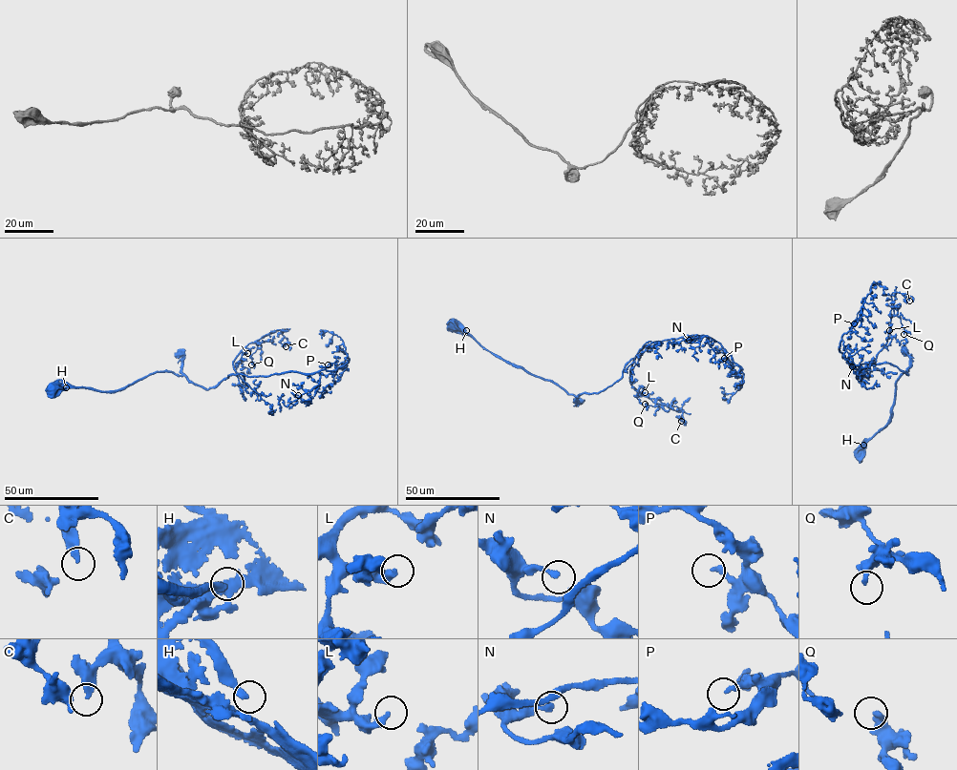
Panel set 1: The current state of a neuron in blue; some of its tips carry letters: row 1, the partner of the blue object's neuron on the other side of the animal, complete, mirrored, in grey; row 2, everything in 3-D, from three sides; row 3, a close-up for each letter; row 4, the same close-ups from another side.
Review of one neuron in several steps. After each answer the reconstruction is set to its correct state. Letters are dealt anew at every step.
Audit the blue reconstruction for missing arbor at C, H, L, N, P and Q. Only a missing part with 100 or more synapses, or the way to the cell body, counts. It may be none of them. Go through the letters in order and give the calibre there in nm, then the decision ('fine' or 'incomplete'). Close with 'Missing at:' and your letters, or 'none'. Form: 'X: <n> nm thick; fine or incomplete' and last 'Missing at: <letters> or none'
C: 320 nm thick; fine
H: 300 nm thick; fine
L: 300 nm thick; fine
N: 160 nm thick; fine
P: 200 nm thick; fine
Q: 280 nm thick; fine
Missing at: none

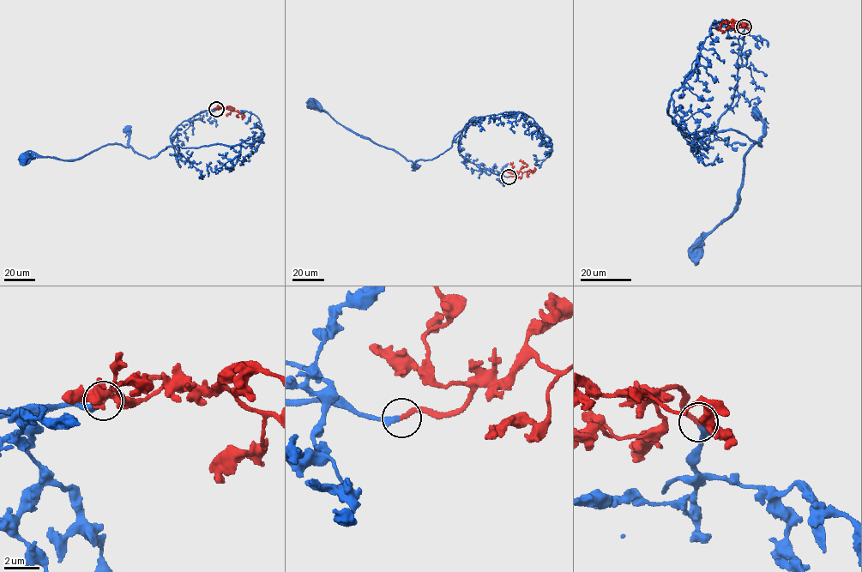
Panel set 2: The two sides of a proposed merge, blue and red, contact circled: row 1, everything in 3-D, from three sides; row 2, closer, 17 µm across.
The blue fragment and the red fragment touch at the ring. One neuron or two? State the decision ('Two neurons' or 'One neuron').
One neuron

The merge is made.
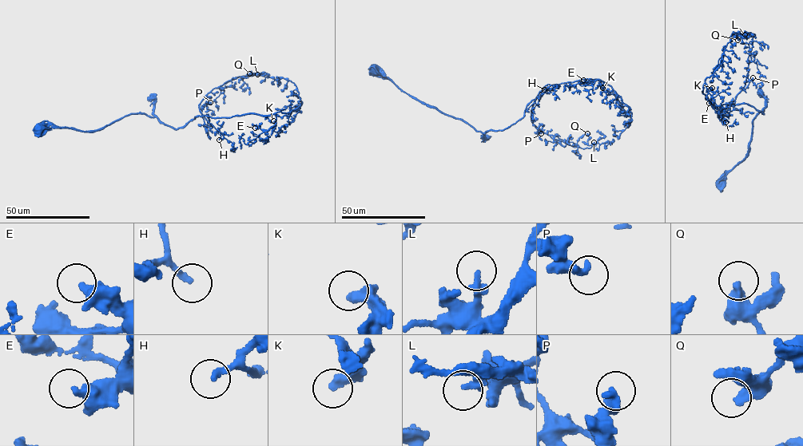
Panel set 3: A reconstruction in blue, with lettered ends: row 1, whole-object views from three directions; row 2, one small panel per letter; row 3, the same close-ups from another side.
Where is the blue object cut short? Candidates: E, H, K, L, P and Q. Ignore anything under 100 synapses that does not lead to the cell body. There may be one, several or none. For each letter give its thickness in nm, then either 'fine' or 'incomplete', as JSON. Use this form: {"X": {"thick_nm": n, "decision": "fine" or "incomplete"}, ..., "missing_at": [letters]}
{"E": {"thick_nm": 380, "decision": "fine"}, "H": {"thick_nm": 240, "decision": "incomplete"}, "K": {"thick_nm": 360, "decision": "fine"}, "L": {"thick_nm": 300, "decision": "fine"}, "P": {"thick_nm": 380, "decision": "fine"}, "Q": {"thick_nm": 440, "decision": "fine"}, "missing_at": ["H"]}

